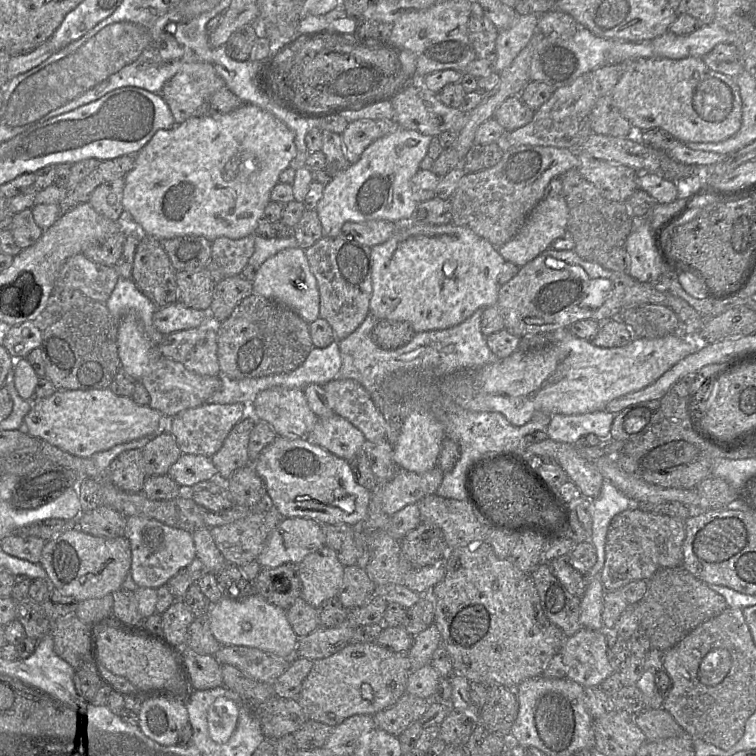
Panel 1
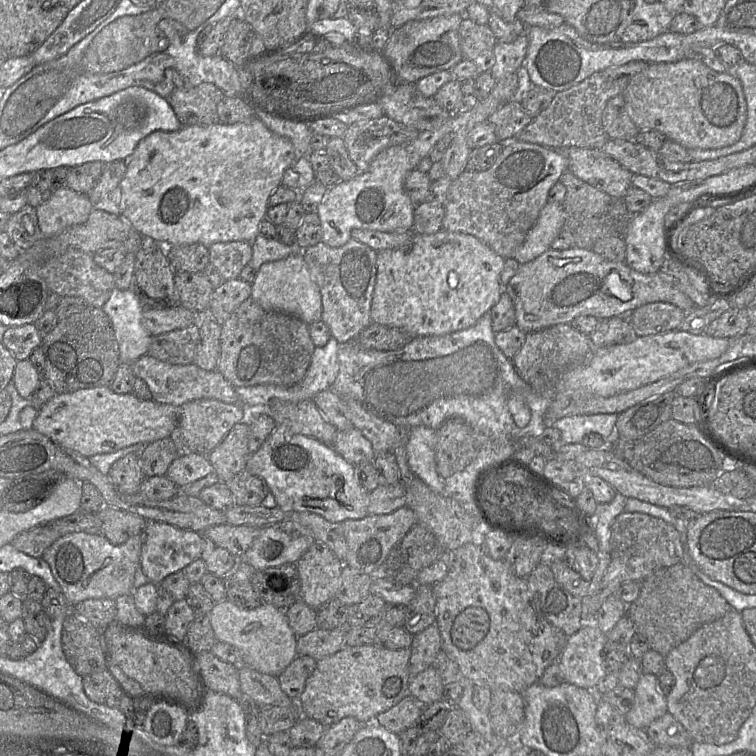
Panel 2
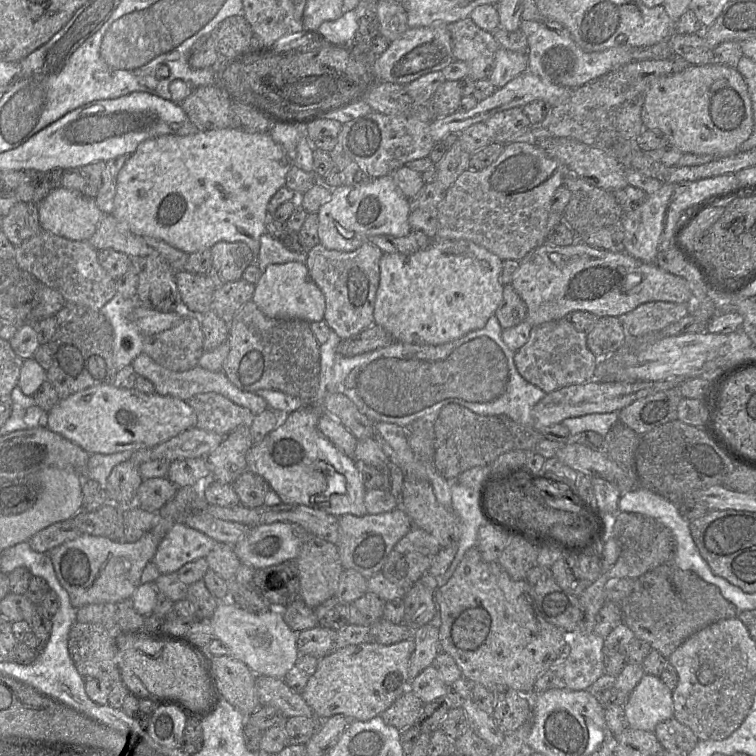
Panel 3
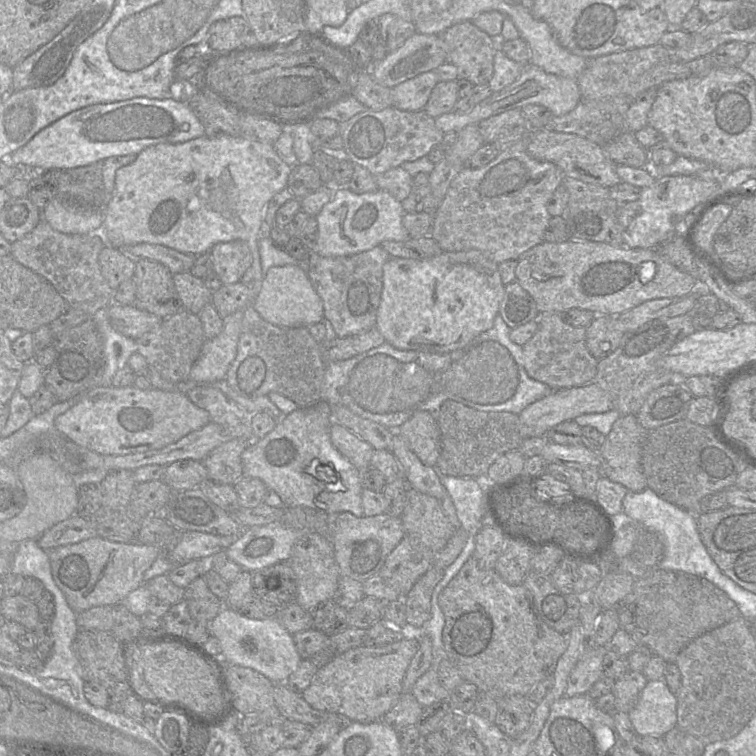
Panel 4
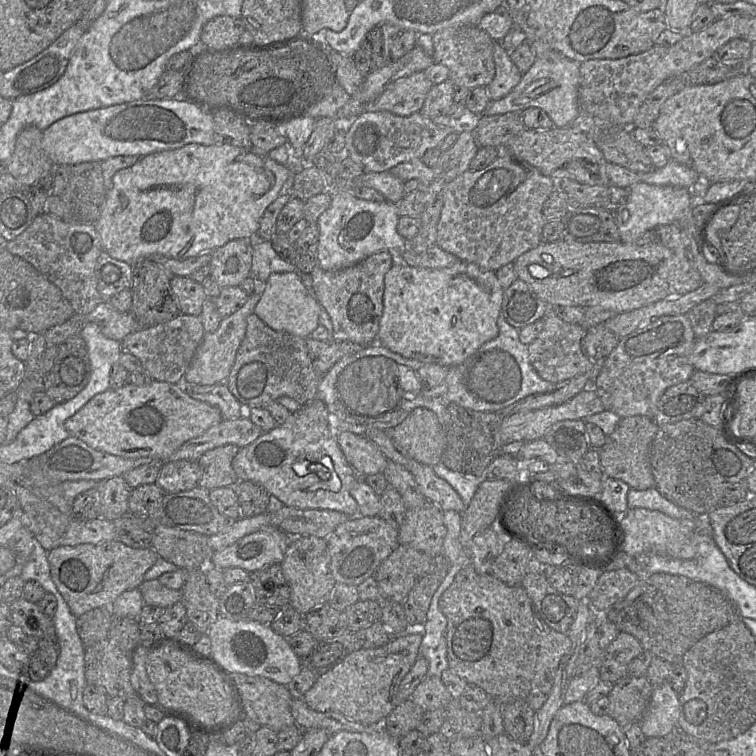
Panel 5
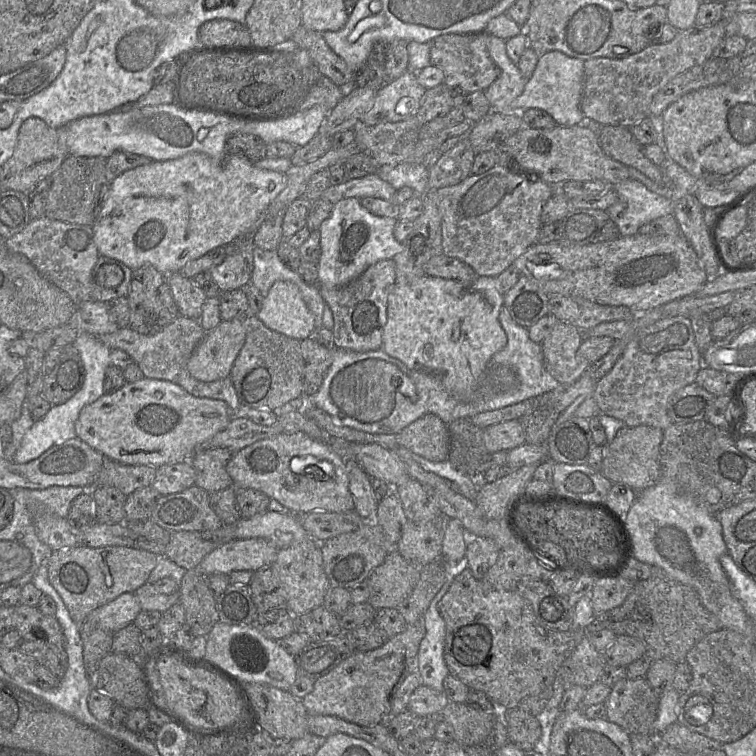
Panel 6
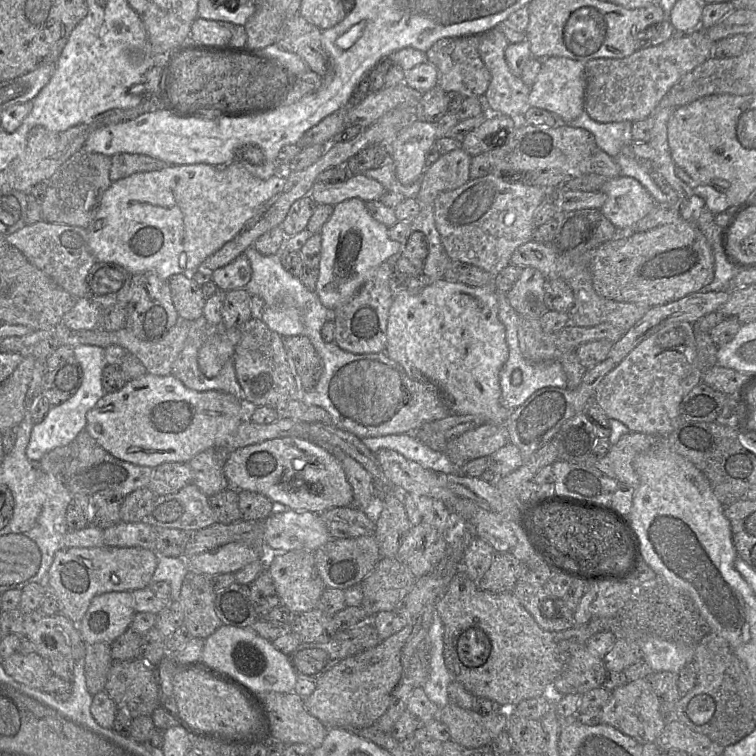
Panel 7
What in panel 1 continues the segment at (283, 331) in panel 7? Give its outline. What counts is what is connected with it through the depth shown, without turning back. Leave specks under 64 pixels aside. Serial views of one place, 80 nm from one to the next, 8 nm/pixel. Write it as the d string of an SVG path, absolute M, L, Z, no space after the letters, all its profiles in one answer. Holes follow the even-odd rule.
M300 247L282 250L267 259L259 267L252 285L253 294L279 302L296 312L308 324L320 318L320 295L317 280L311 272L305 250Z

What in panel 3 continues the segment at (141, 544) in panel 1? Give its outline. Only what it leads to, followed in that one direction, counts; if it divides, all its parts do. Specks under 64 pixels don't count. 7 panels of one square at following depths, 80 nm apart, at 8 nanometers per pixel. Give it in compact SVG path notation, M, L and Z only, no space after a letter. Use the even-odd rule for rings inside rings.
M175 523L171 526L171 528L168 530L166 535L160 542L157 548L157 551L151 562L153 562L157 566L161 574L176 573L185 564L190 563L199 558L206 558L206 556L213 549L216 543L221 543L221 542L215 541L213 538L207 536L206 534L202 533L201 531L190 528L189 526L185 525L184 523Z

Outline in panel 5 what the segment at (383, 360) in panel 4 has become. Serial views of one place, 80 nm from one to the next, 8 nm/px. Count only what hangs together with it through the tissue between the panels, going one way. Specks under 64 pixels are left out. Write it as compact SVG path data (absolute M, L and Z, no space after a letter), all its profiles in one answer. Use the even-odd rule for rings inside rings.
M503 317L497 318L499 333L455 366L407 359L379 342L343 357L322 377L316 399L324 402L336 424L394 428L416 408L433 411L442 425L446 407L455 403L479 412L500 410L533 395L552 391L555 383L542 379L529 360L528 345L519 340L519 330Z

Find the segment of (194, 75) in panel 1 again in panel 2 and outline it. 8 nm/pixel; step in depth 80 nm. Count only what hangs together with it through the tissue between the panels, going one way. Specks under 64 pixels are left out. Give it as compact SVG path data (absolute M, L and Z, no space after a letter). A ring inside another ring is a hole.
M201 83L192 88L175 86L168 102L183 126L208 126L219 123L217 105L224 96L214 84Z

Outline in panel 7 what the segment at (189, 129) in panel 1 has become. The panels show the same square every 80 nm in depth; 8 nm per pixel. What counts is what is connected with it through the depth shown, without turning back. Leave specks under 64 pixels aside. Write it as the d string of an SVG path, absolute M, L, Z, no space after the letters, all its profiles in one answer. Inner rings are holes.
M233 160L225 166L212 166L204 163L168 165L161 170L134 173L128 177L111 182L111 185L104 192L98 210L86 228L89 247L97 262L112 262L118 264L131 274L152 272L166 281L175 274L192 275L209 256L233 239L246 222L255 215L259 207L280 192L284 188L285 183L286 178L281 174L275 174L268 179L257 178L250 174L238 160Z

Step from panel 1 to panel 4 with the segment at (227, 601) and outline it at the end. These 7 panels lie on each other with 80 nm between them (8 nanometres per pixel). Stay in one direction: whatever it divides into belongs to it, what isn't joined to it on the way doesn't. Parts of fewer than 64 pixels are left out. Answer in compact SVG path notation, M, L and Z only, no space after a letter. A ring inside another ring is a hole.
M223 606L217 616L210 621L209 632L220 642L221 656L217 656L226 667L238 665L251 668L274 684L285 683L297 670L302 660L293 635L277 618L252 619L244 616L239 610Z

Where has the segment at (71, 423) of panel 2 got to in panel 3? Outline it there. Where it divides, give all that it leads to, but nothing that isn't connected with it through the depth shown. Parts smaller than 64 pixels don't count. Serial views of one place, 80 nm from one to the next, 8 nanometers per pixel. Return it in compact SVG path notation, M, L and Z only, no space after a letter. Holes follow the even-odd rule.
M101 384L60 399L48 412L46 428L60 434L91 455L153 448L189 428L196 427L196 423L196 413L187 401L157 393L144 394L135 388L118 389L112 384Z

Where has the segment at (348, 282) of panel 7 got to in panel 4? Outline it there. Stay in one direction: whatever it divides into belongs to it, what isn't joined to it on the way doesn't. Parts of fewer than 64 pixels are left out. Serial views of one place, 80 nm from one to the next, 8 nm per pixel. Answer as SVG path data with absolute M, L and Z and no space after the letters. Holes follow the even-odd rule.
M338 188L316 216L317 253L324 257L351 256L380 246L386 240L407 241L411 237L402 223L404 214L401 202L385 190L355 194L348 188Z

